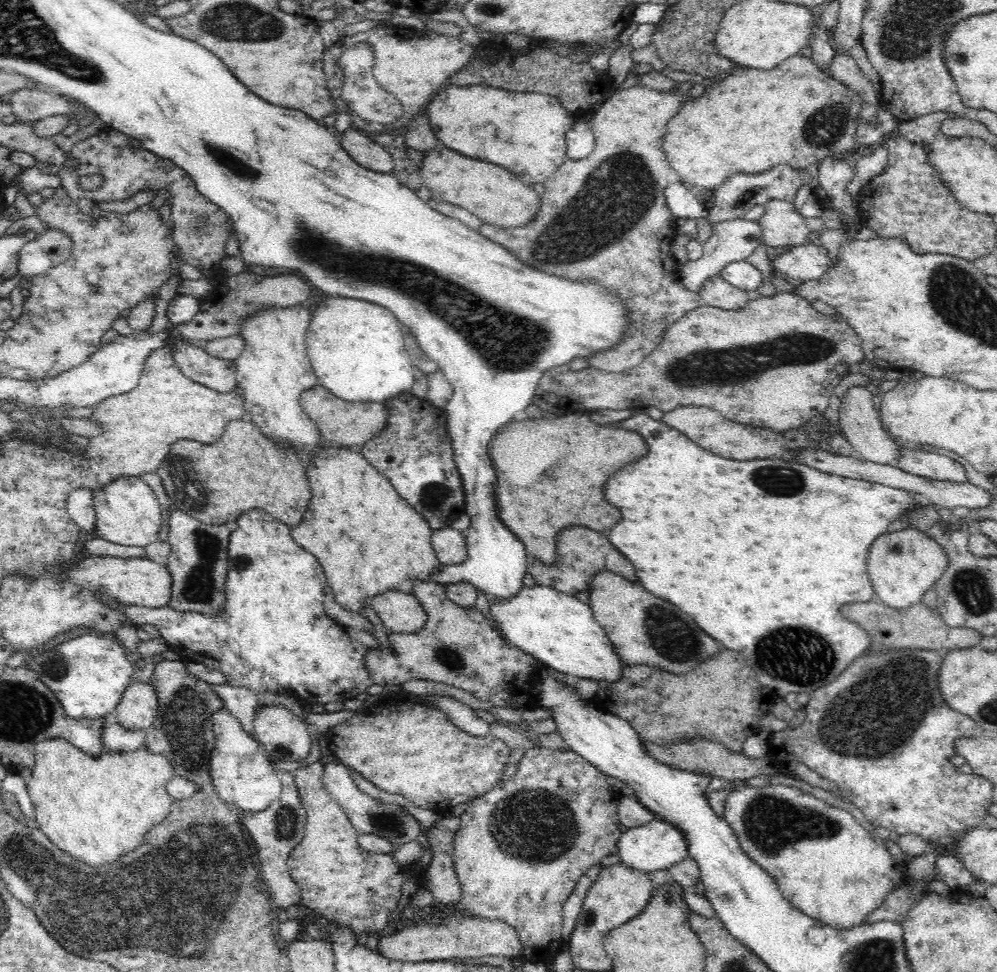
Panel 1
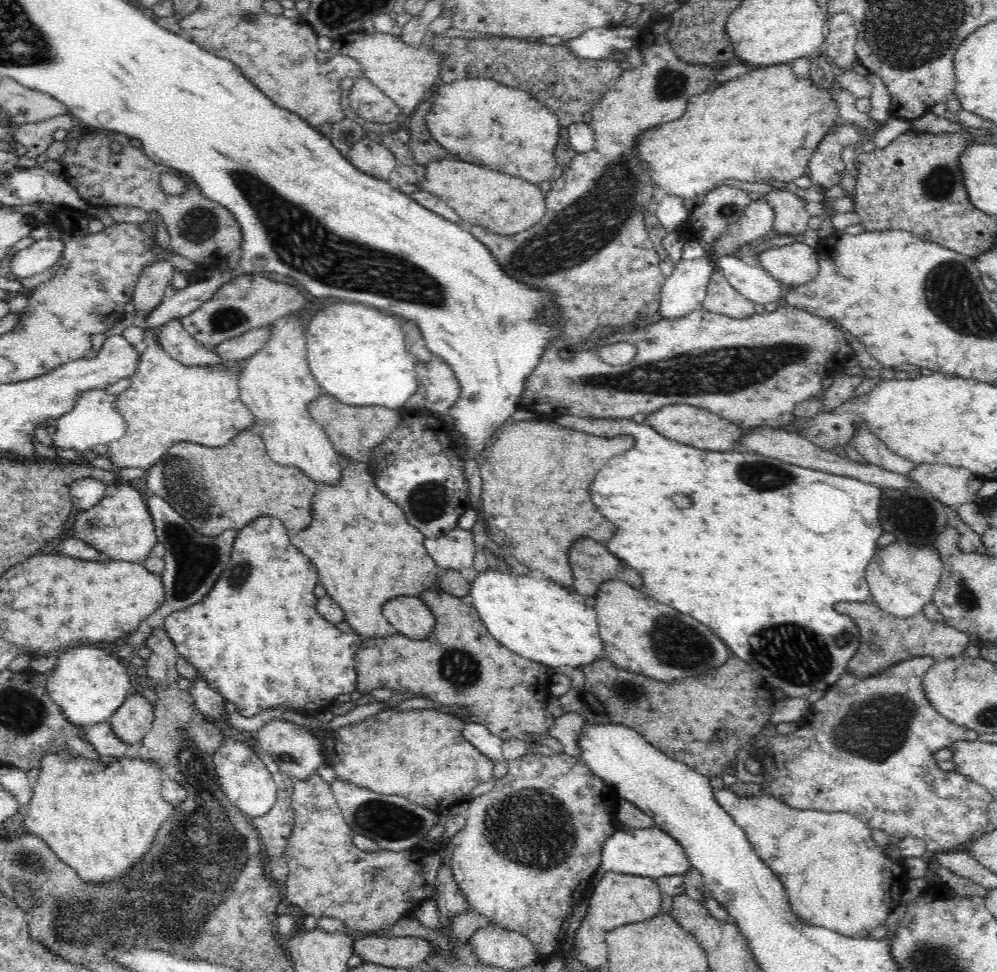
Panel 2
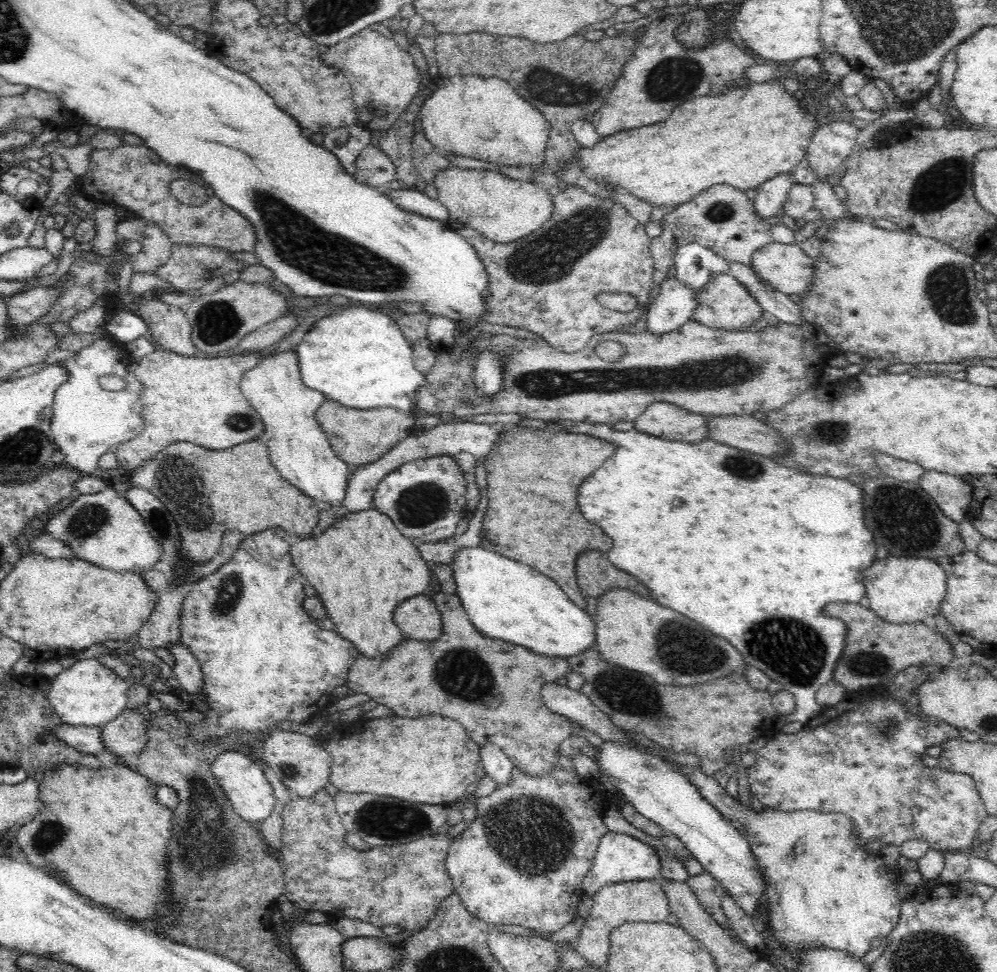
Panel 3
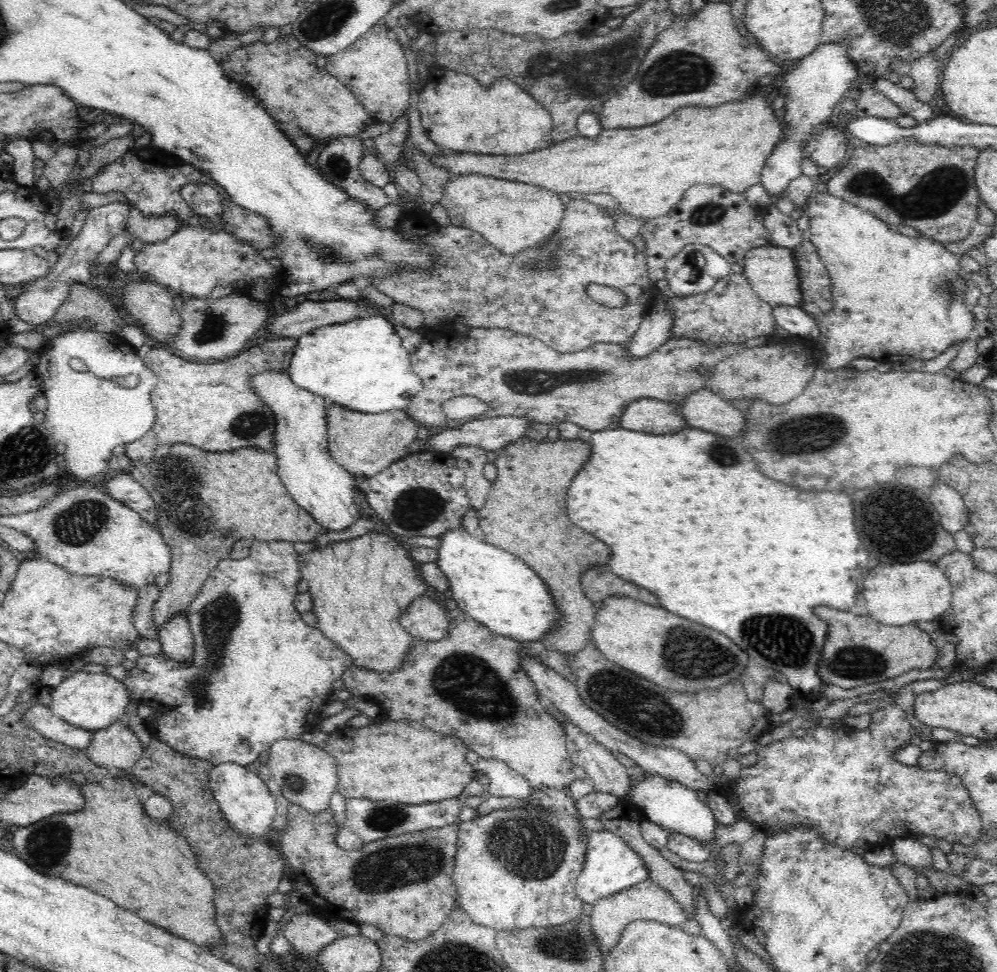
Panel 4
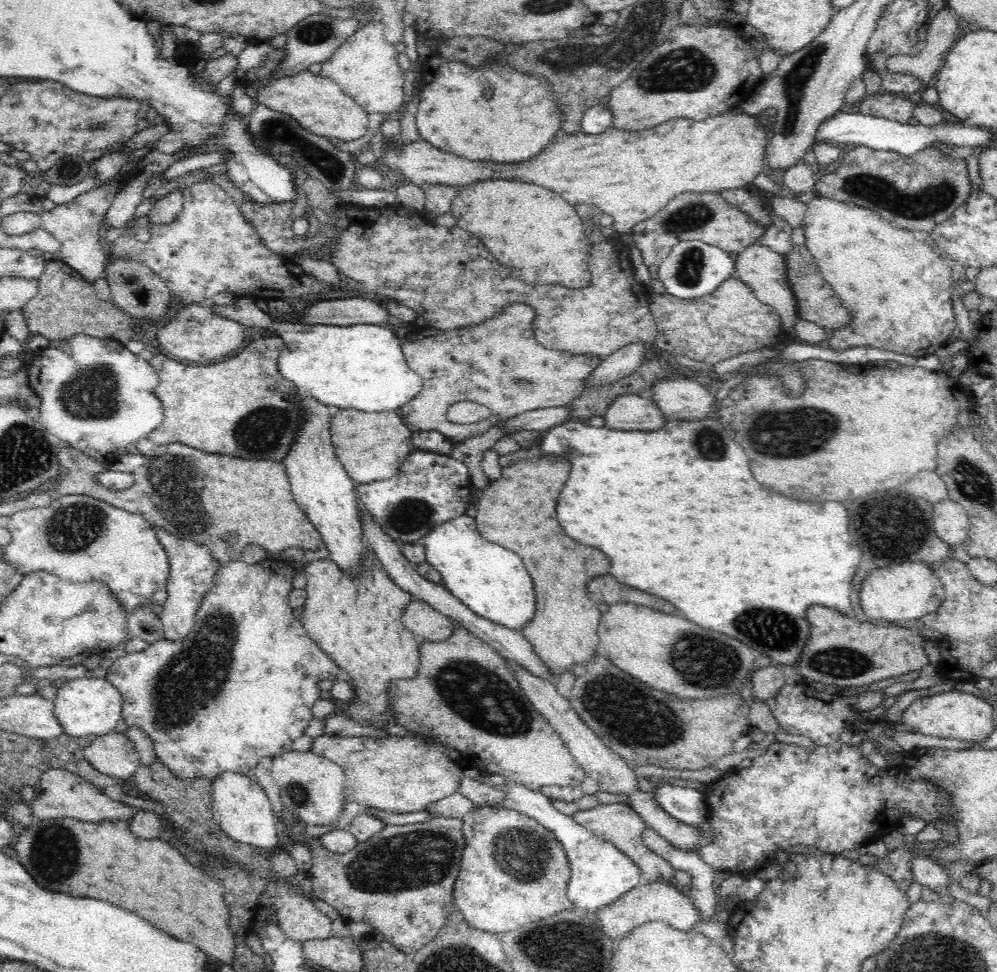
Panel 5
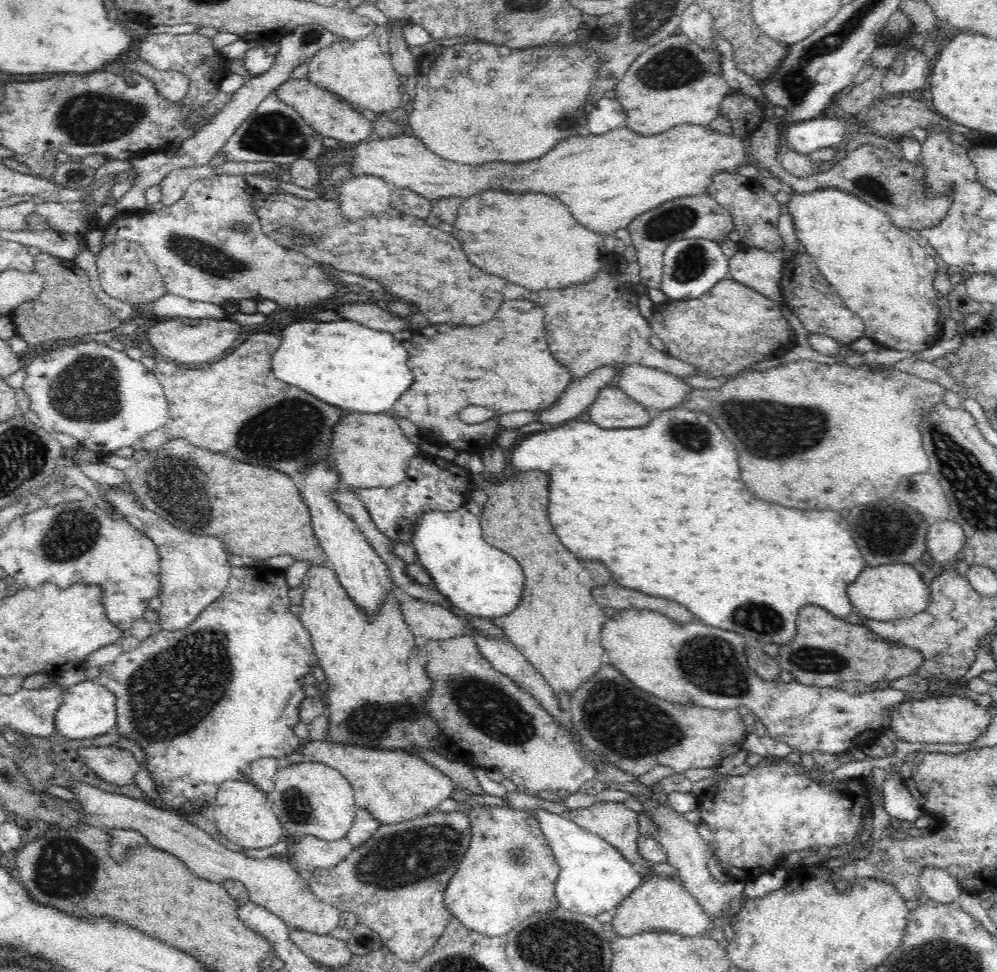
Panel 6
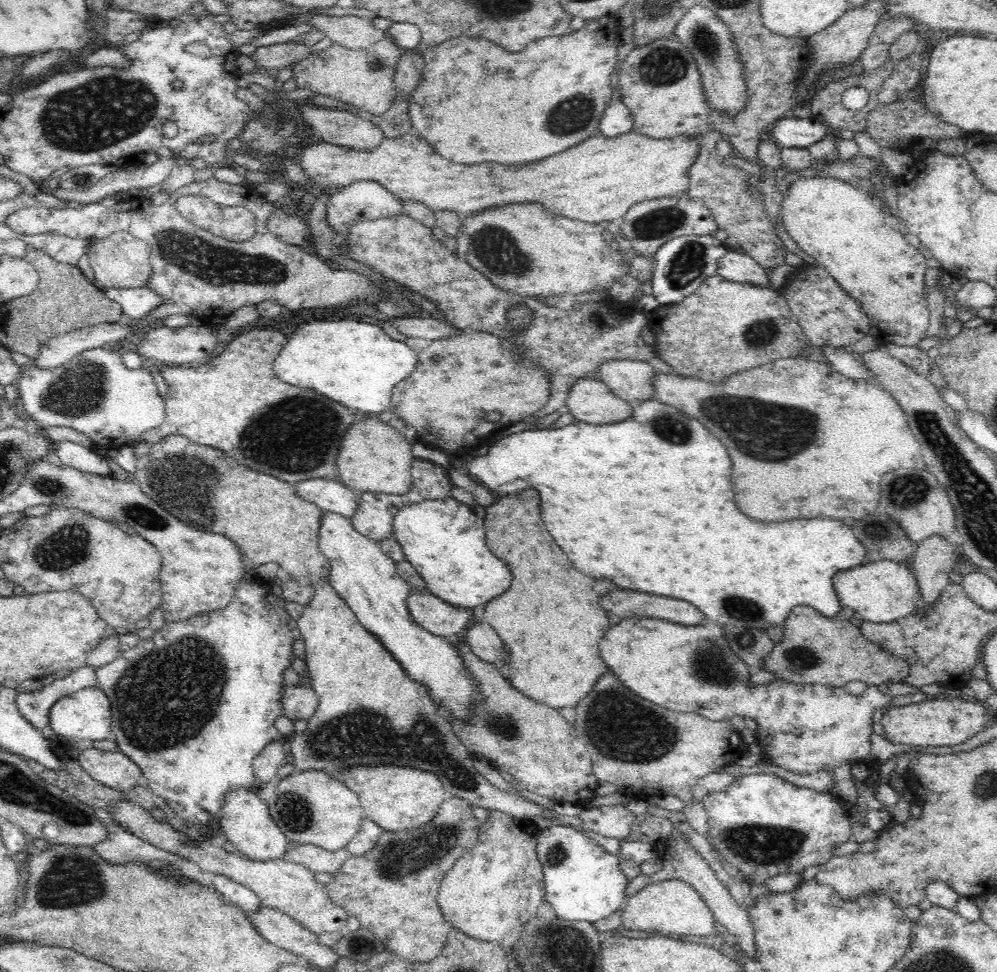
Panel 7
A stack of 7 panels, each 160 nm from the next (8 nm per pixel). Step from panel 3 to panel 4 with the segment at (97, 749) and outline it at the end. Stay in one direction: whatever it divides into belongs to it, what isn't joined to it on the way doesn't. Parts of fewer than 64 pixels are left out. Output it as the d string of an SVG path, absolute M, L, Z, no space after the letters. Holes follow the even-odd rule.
M35 704L28 707L23 714L23 722L35 728L44 738L61 742L72 748L87 749L91 743L94 730L84 730L68 724L56 716L49 706Z

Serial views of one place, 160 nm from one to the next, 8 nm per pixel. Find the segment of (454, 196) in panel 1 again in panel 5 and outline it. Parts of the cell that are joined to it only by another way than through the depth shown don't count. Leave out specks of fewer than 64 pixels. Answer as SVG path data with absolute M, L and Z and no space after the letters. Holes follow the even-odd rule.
M478 180L478 184L459 188L458 196L452 200L450 213L455 218L455 225L484 242L493 259L509 268L512 276L528 284L561 284L572 289L589 285L591 274L588 260L592 258L592 243L584 233L582 220L574 210L574 205L560 194L554 194L553 190L526 182Z

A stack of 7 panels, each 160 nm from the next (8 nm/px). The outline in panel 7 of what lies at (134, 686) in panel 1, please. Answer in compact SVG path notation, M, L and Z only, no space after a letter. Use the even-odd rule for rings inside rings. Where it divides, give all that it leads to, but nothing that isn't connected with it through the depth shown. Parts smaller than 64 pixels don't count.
M91 747L80 751L78 762L94 780L120 792L132 790L143 774L141 768L122 751Z

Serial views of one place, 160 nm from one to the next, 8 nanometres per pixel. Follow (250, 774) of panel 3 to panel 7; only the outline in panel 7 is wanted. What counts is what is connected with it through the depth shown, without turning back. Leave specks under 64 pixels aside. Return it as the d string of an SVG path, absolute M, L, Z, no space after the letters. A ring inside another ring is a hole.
M258 788L232 790L226 794L218 815L221 832L244 858L258 862L283 860L288 852L287 836L272 818L268 803L262 802Z

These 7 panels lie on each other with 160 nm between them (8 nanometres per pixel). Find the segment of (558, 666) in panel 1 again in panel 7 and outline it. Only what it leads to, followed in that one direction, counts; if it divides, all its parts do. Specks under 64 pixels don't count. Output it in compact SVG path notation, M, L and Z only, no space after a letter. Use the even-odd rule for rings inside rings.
M456 498L402 506L393 516L393 537L401 544L405 559L418 571L430 592L455 607L474 609L476 606L482 606L490 602L494 596L508 590L512 582L508 566L500 558L496 558L486 546L482 518L478 518L473 508L458 502Z

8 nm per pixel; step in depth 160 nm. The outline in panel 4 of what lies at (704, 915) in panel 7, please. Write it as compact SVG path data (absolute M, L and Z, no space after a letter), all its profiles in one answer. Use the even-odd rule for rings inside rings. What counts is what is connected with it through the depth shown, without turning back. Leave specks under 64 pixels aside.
M647 879L623 892L612 894L608 898L600 898L594 902L592 914L587 919L591 924L592 933L598 938L596 941L602 954L608 954L618 944L622 930L636 920L655 921L672 927L682 927L689 918L668 891Z

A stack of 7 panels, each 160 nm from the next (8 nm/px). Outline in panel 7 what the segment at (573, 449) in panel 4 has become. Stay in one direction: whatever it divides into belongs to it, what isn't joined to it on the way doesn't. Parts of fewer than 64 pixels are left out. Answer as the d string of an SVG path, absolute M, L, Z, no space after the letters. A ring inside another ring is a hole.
M522 490L522 494L518 492L518 494L512 494L512 496L506 496L506 498L502 498L498 504L488 506L486 512L488 512L488 514L486 514L486 538L488 538L488 546L490 546L490 550L492 550L502 562L506 562L506 566L510 568L510 572L512 572L512 576L514 576L512 586L510 586L504 594L500 594L500 598L494 598L494 600L487 602L485 613L483 614L484 622L488 623L498 633L498 636L504 640L504 644L506 644L506 648L508 648L508 654L510 654L510 660L499 668L500 674L502 674L504 678L507 678L518 692L529 696L536 702L541 702L554 709L568 708L568 706L575 707L582 698L588 696L588 692L590 692L590 690L594 688L594 684L606 674L606 670L609 670L609 668L606 668L606 664L602 662L600 654L598 654L598 652L600 652L598 642L602 640L602 636L604 636L606 630L610 628L610 624L608 624L608 614L606 614L606 610L602 612L602 606L600 606L600 596L604 594L604 584L602 584L602 580L594 580L594 578L588 578L588 576L584 576L582 572L578 572L578 570L570 564L570 560L566 558L566 554L554 544L552 536L548 534L546 526L542 524L542 518L540 518L540 494L538 494L536 490Z

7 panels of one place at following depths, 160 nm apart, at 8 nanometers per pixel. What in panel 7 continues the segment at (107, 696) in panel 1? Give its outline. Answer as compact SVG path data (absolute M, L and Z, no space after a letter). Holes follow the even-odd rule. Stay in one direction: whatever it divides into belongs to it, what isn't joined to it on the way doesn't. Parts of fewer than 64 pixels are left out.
M90 686L90 688L82 688L74 694L65 696L57 700L50 708L49 714L49 733L55 734L58 739L65 739L70 741L76 740L106 740L111 734L111 702L106 696L106 693L98 686Z

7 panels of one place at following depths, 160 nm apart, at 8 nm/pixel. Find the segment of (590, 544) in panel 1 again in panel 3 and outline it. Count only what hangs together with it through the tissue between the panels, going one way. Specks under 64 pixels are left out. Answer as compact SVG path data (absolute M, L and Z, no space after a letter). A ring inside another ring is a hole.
M596 550L582 552L576 560L576 578L580 592L585 596L598 598L610 588L624 588L648 596L650 590L638 582L634 576L618 570L610 561Z

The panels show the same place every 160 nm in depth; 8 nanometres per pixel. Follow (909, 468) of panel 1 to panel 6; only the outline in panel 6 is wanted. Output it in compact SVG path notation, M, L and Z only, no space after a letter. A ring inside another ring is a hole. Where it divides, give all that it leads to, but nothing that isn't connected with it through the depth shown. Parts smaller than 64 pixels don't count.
M952 519L932 522L927 534L926 548L934 559L933 566L954 565L965 545L963 528Z

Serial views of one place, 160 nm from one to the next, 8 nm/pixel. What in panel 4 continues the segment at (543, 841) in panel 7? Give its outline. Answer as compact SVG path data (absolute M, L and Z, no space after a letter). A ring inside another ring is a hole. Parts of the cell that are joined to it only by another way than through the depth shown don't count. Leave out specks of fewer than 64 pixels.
M480 758L474 764L474 768L477 772L486 774L490 779L487 795L527 800L528 796L532 794L532 787L526 778L501 760ZM590 831L585 838L586 862L577 879L576 894L586 904L594 904L600 898L608 898L612 894L623 892L632 886L649 879L648 869L638 852L615 834L608 831Z

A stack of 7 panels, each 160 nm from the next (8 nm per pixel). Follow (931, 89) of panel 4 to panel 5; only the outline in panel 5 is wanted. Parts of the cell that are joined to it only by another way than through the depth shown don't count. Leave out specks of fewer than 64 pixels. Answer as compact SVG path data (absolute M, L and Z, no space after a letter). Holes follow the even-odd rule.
M944 6L930 21L925 47L916 56L890 56L886 62L888 71L890 74L914 75L922 80L923 88L932 85L959 31L957 15L951 8Z

